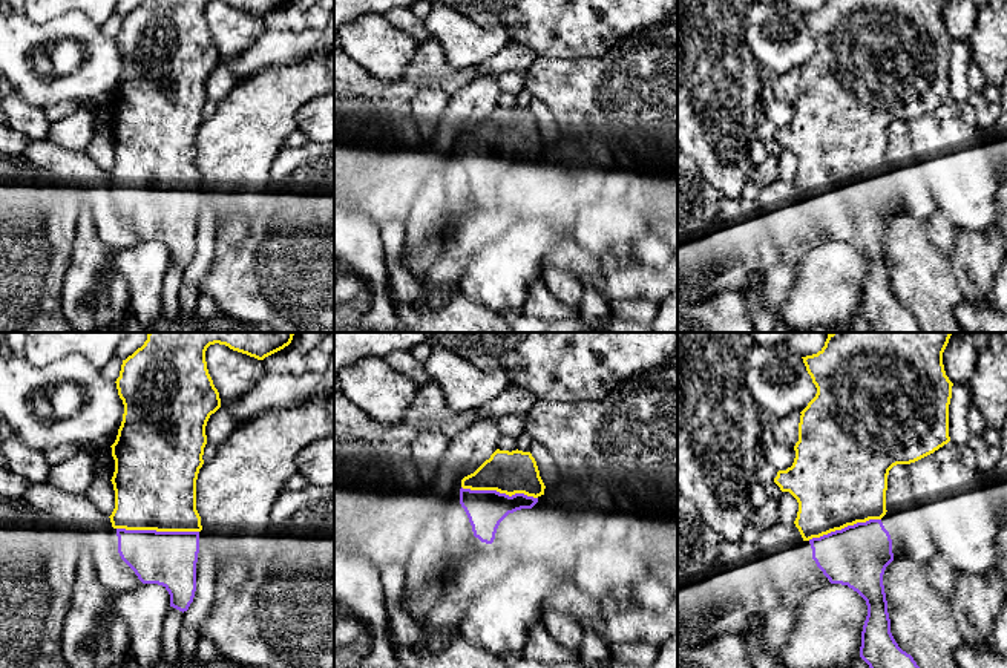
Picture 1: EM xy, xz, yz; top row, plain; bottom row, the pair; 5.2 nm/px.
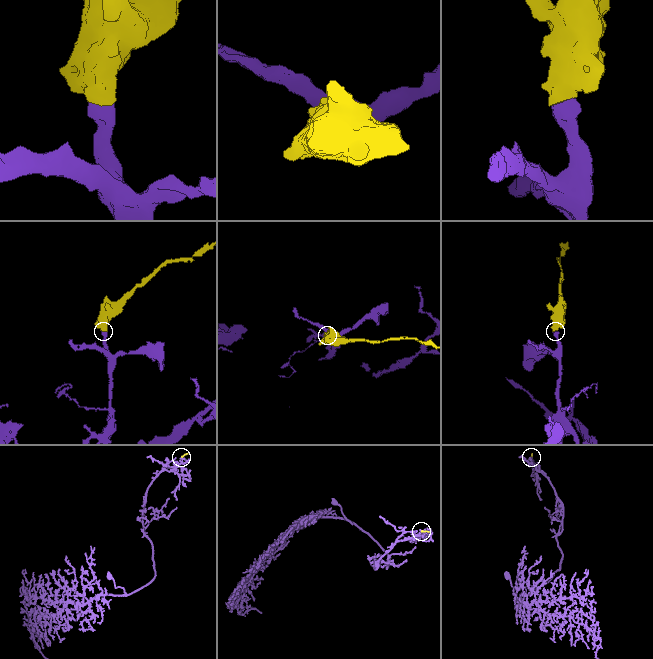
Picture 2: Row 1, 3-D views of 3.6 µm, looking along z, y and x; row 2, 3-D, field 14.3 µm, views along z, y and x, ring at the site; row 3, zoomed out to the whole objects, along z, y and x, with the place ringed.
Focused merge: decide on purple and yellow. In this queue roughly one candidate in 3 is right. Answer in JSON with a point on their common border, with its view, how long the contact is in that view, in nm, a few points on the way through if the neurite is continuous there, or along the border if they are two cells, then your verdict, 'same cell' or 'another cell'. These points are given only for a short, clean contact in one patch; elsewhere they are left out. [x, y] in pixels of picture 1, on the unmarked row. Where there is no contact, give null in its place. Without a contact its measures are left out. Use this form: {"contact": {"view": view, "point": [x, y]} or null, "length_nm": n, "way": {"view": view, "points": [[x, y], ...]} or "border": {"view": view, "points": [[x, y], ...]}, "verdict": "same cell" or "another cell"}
{"contact": {"view": "xy", "point": [158, 189]}, "length_nm": 440, "verdict": "same cell"}

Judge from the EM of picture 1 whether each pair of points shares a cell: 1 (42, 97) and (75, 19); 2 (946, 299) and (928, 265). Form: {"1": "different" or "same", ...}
{"1": "same", "2": "same"}

